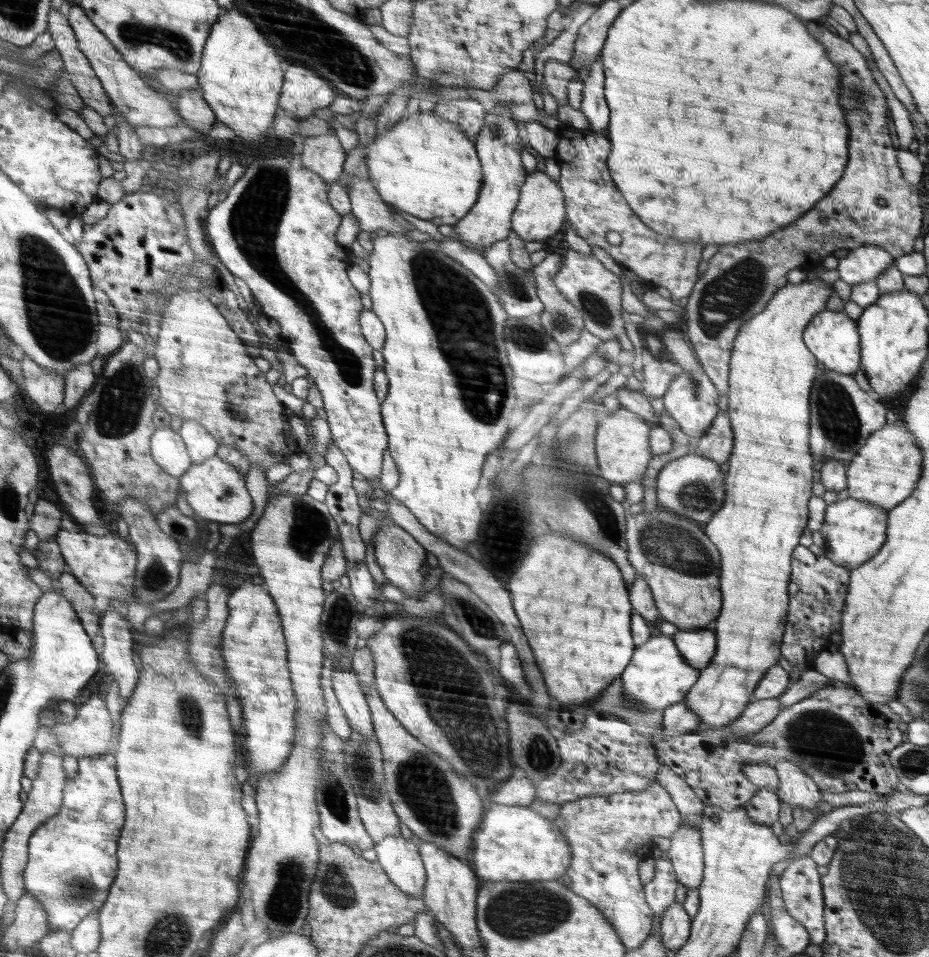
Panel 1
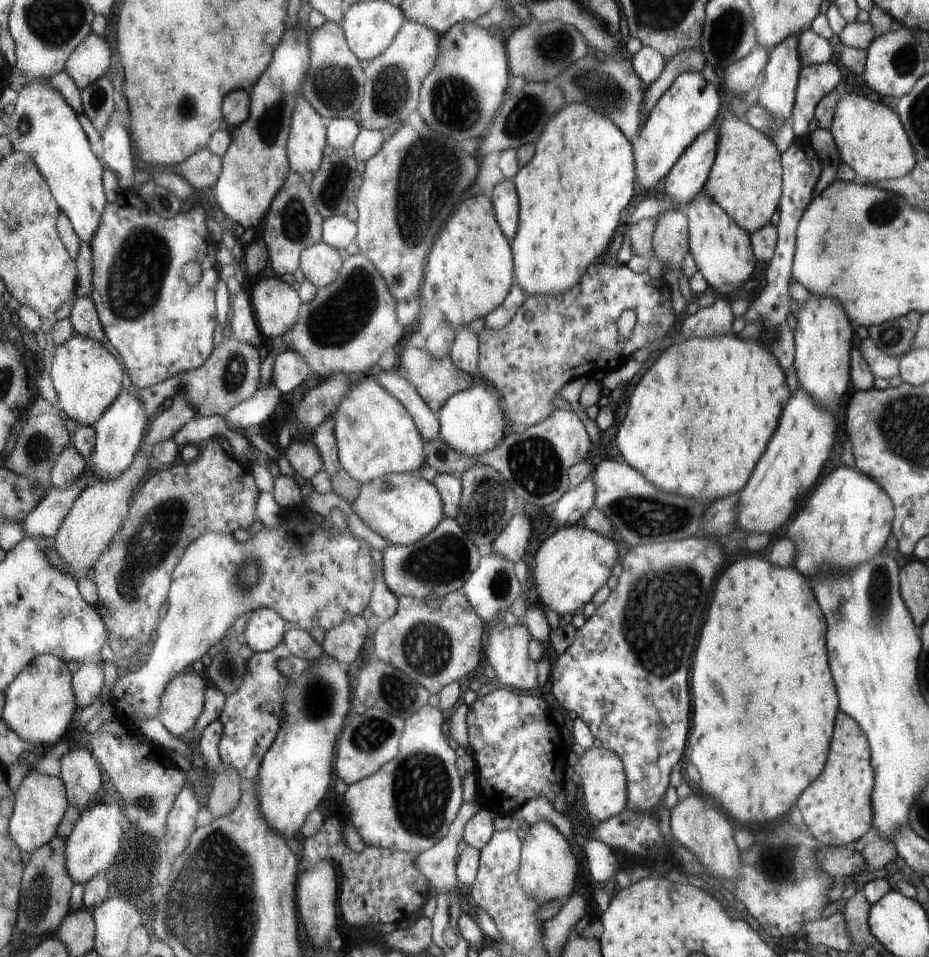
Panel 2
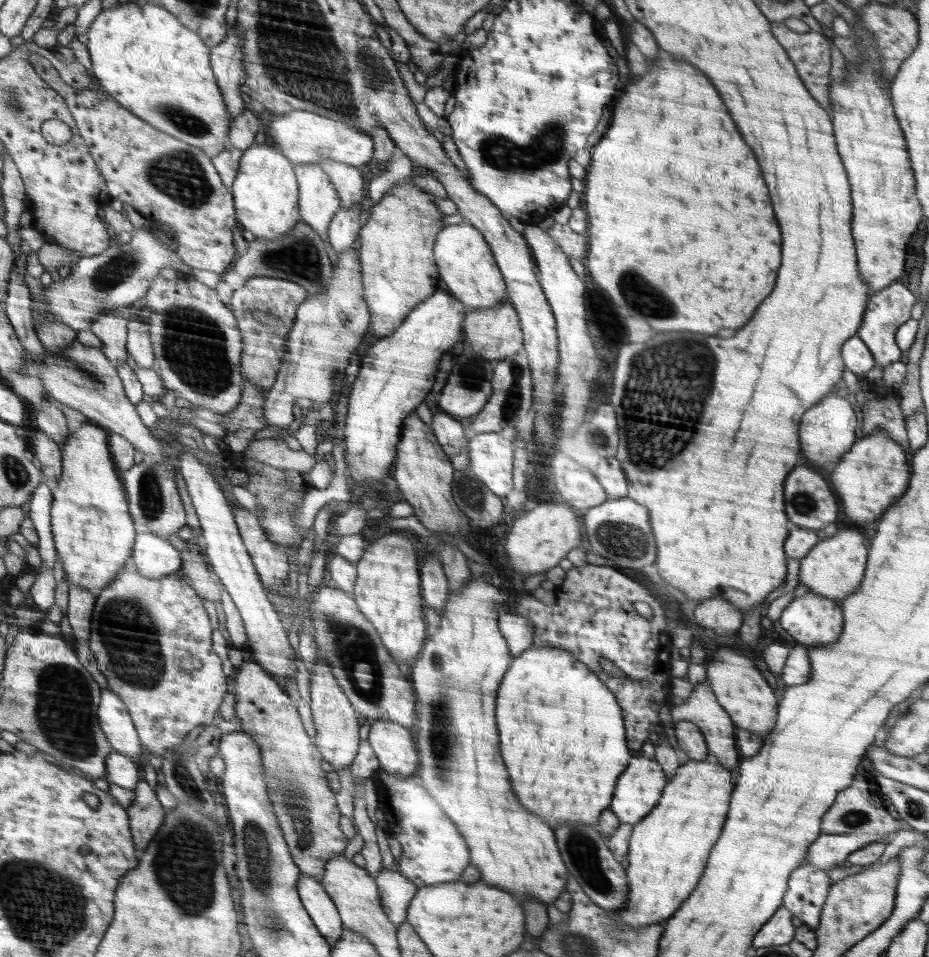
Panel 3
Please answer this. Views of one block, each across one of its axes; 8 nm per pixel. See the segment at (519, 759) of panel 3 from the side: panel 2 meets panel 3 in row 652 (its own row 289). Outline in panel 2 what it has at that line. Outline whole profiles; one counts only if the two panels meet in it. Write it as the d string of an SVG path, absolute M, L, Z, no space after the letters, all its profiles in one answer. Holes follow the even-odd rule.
M566 104L566 110L546 126L530 164L516 174L516 186L520 186L520 206L524 206L524 210L520 210L520 234L516 234L516 242L512 242L512 250L516 250L516 285L527 297L568 293L580 282L588 266L606 252L618 230L620 212L634 196L636 176L632 146L612 122L590 106Z

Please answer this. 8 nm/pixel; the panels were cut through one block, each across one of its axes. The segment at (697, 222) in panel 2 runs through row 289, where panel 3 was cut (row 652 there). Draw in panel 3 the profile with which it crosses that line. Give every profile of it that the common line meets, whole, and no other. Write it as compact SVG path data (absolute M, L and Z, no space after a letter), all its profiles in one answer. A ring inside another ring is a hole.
M728 647L718 648L707 660L706 676L706 682L711 685L719 703L731 713L732 720L740 729L766 737L768 731L776 726L778 700L754 662L746 655L742 656Z

